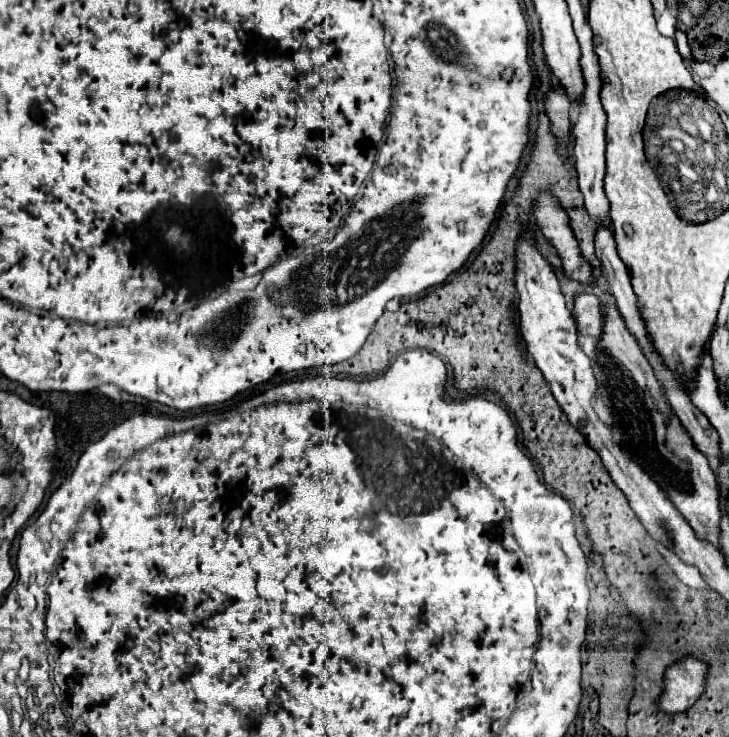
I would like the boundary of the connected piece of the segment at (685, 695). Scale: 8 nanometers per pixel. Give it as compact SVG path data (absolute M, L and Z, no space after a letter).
M685 655L677 665L669 665L669 669L665 669L665 689L657 705L661 705L665 713L683 713L693 707L701 689L705 689L707 667L707 661L693 655Z

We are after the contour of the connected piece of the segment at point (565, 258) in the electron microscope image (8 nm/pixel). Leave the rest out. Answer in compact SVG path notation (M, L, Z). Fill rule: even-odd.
M541 193L537 199L537 225L543 233L543 237L555 247L557 257L561 259L561 269L567 277L573 277L581 285L591 285L595 281L593 277L593 265L583 257L579 249L579 241L573 235L573 229L569 225L569 215L563 211L557 197L549 197L549 193Z

